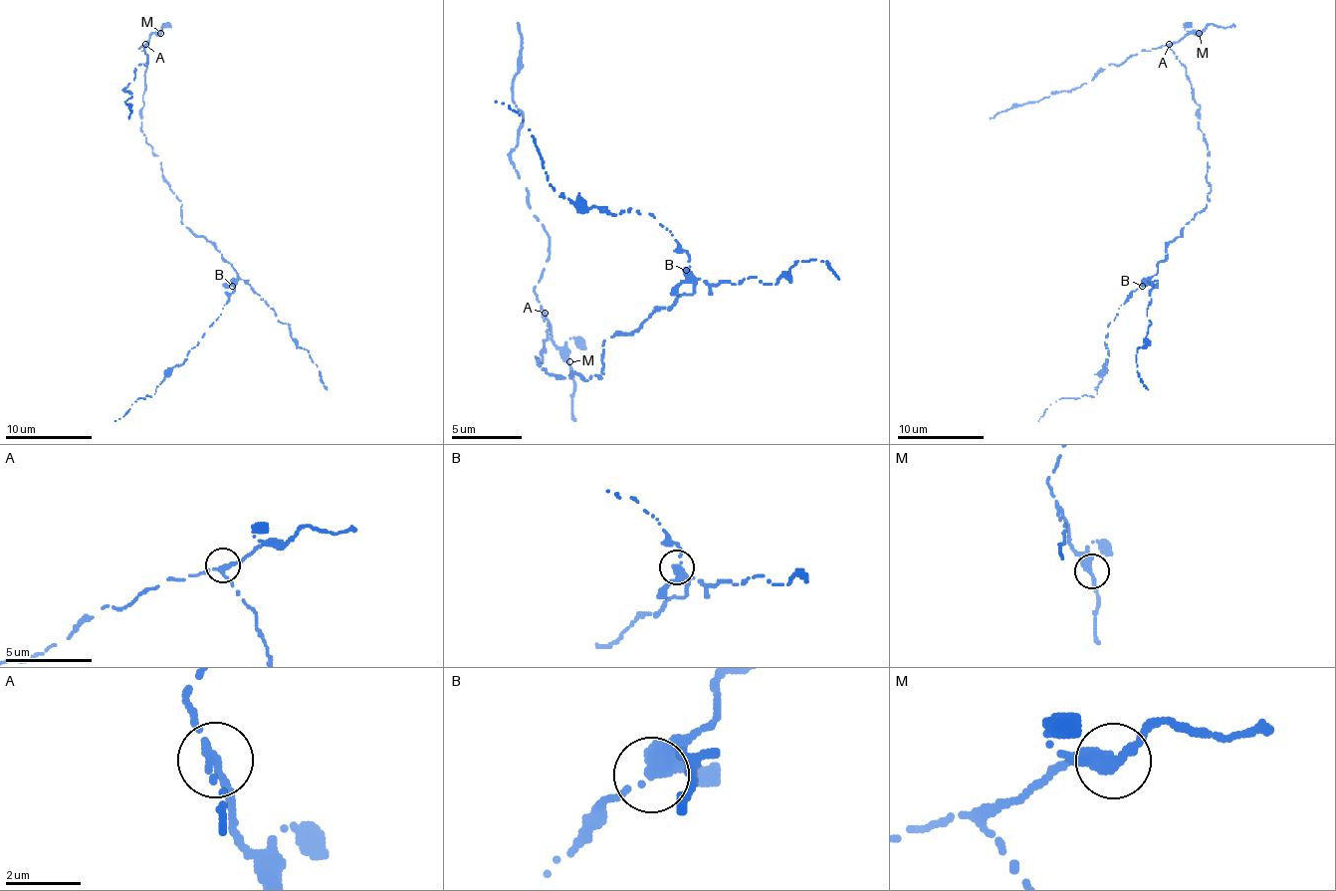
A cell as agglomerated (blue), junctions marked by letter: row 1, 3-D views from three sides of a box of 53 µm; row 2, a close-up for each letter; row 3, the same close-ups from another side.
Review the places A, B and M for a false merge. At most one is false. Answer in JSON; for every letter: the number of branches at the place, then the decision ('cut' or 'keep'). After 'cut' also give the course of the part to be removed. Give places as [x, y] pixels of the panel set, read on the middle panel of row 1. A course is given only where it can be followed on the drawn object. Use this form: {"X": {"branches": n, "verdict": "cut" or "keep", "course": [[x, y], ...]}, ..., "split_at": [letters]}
{"A": {"branches": 3, "verdict": "keep"}, "B": {"branches": 3, "verdict": "cut", "course": [[685, 271], [689, 257], [650, 214], [632, 207], [611, 214], [558, 197], [531, 133], [510, 106], [496, 103]]}, "M": {"branches": 3, "verdict": "keep"}, "split_at": ["B"]}

